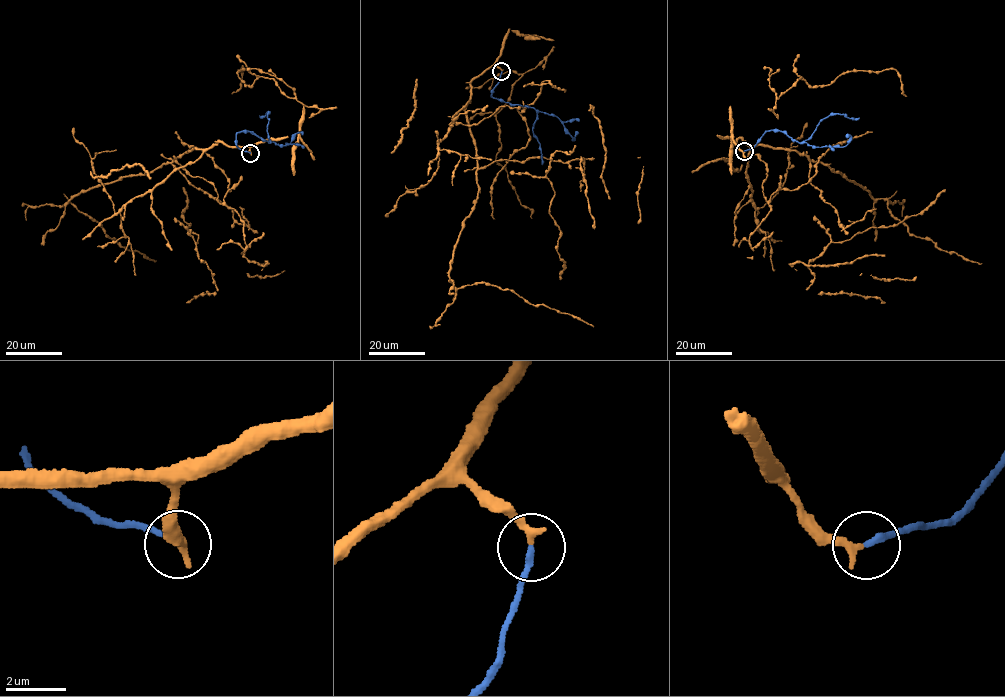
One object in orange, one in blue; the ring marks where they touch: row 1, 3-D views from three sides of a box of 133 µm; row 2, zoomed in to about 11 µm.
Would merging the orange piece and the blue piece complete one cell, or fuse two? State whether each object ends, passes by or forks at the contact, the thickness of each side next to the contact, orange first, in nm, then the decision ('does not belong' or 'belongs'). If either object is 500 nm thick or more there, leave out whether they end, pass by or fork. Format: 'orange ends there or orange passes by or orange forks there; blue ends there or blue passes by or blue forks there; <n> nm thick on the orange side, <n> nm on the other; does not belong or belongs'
orange ends there; blue ends there; 280 nm thick on the orange side, 220 nm on the other; belongs

